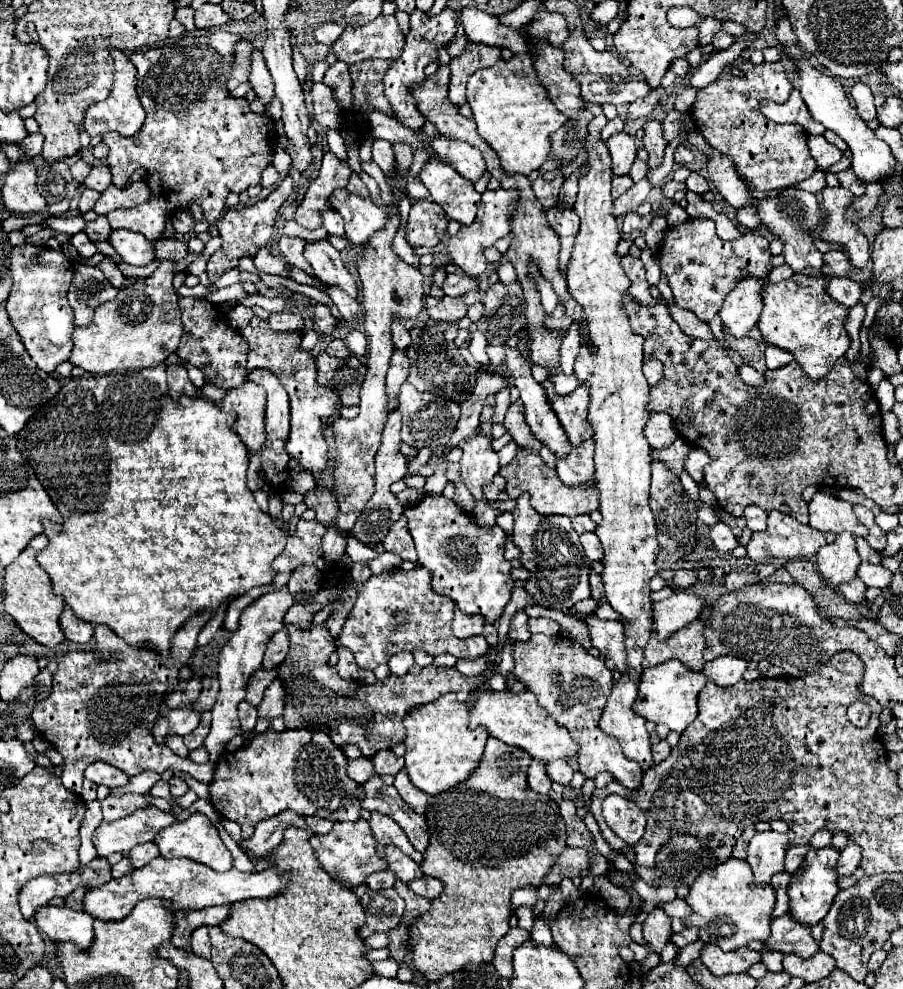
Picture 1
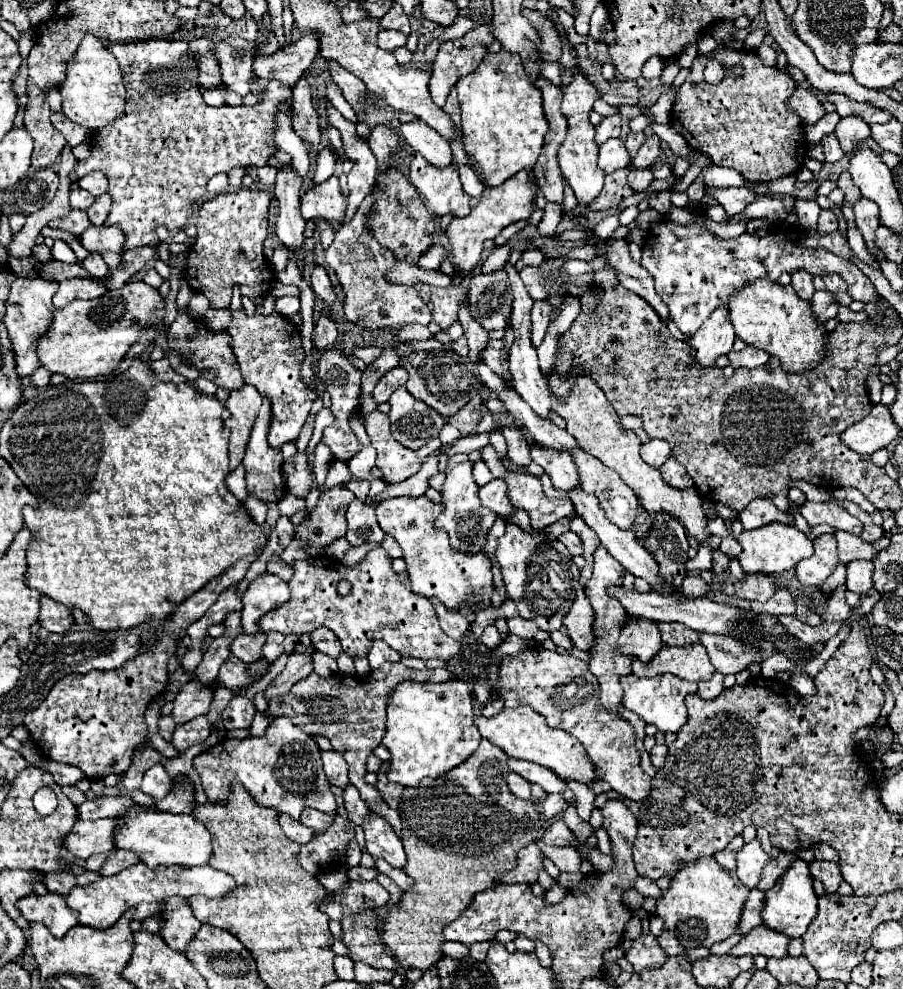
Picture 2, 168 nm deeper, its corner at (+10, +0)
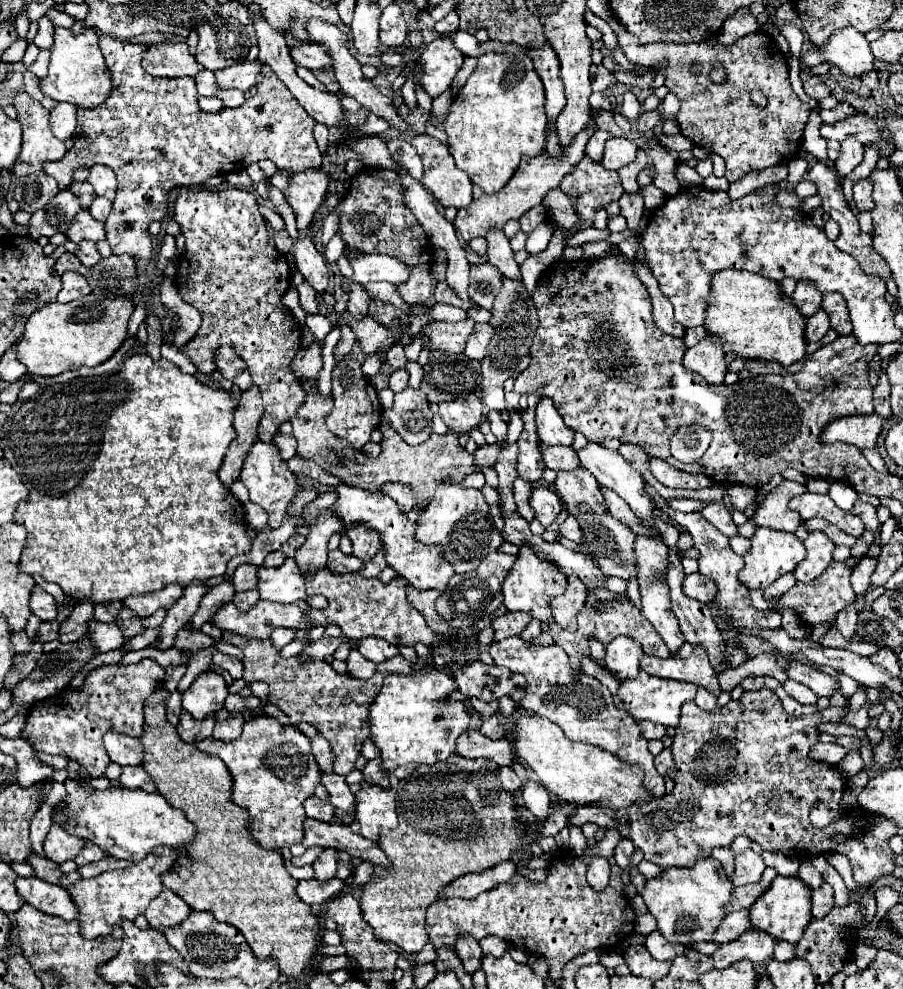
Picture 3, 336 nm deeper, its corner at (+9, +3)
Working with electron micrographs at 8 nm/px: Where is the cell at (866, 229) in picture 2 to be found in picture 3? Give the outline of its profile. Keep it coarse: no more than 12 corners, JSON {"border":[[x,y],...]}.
{"border":[[871,178],[855,182],[855,196],[859,212],[875,208],[871,194]]}

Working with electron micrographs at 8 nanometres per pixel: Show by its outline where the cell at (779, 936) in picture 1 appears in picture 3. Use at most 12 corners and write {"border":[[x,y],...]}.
{"border":[[747,930],[719,946],[713,964],[723,970],[739,960],[765,962],[775,940]]}

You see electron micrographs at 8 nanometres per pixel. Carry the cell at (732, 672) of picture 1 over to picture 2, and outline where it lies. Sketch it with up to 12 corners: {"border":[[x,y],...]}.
{"border":[[718,671],[708,681],[698,681],[698,695],[714,699],[724,689],[724,675]]}

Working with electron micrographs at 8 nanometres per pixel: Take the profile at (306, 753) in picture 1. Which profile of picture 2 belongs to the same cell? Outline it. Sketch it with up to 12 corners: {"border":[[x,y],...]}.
{"border":[[290,719],[194,757],[214,803],[336,815],[322,751]]}

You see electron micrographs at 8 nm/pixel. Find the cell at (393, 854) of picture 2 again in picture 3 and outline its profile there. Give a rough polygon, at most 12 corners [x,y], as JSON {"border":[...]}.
{"border":[[395,784],[357,792],[355,818],[373,842],[395,828]]}

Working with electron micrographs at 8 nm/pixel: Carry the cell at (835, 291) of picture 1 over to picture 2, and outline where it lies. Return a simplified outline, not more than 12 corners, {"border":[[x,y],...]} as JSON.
{"border":[[816,291],[812,309],[818,321],[834,319],[840,303],[832,291]]}

